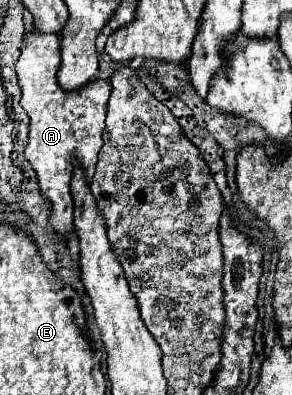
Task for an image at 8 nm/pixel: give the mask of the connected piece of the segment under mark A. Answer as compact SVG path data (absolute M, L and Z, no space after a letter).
M32 28L24 32L20 58L16 62L18 84L22 90L22 108L30 118L30 142L26 146L26 158L34 166L40 182L42 194L52 202L52 218L50 224L54 230L68 238L74 230L72 224L72 196L70 196L70 178L72 178L72 158L76 158L82 168L86 170L86 180L90 182L96 170L98 152L102 148L102 132L104 132L104 118L106 106L110 96L110 82L108 80L92 80L78 90L64 90L56 80L56 72L60 66L60 36L58 34L42 34L40 30Z

